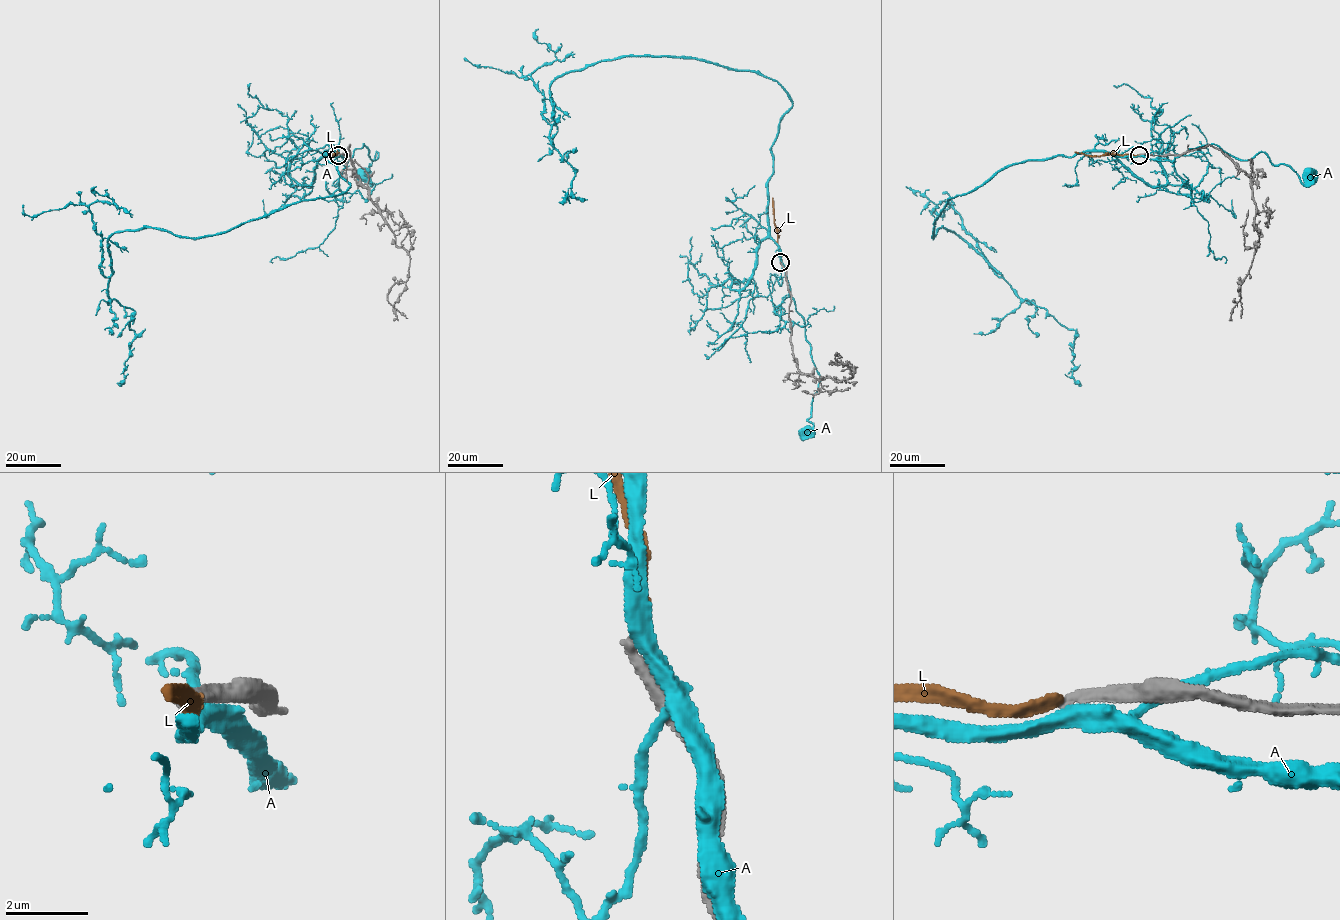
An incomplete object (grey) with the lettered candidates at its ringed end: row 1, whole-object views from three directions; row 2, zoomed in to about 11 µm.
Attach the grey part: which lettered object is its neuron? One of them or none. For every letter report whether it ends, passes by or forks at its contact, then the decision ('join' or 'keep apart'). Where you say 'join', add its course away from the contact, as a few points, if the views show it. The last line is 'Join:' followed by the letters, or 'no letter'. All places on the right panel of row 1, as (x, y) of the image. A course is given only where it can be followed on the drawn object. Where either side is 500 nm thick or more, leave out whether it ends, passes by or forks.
A: it passes by; keep apart
L: it ends; keep apart
Join: no letter

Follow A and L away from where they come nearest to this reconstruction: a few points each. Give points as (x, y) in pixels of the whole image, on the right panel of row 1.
A: (1140, 155), (1173, 160), (1216, 144), (1242, 160), (1263, 152), (1274, 165), (1288, 165), (1304, 184), (1311, 176)
L: (1139, 154), (1091, 156), (1074, 151)

